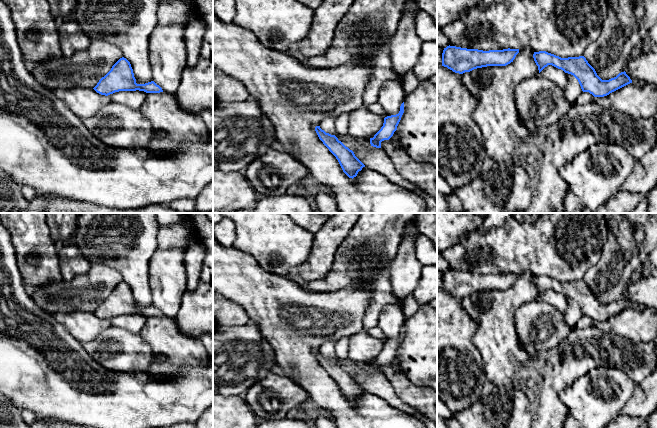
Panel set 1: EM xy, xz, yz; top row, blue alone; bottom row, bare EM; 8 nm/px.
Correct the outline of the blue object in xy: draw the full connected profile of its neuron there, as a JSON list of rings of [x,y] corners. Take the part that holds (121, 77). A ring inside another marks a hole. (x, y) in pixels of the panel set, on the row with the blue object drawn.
[[[122,57],[102,77],[93,88],[97,93],[108,96],[119,91],[144,91],[146,93],[160,93],[162,88],[154,81],[137,84],[130,62]]]

